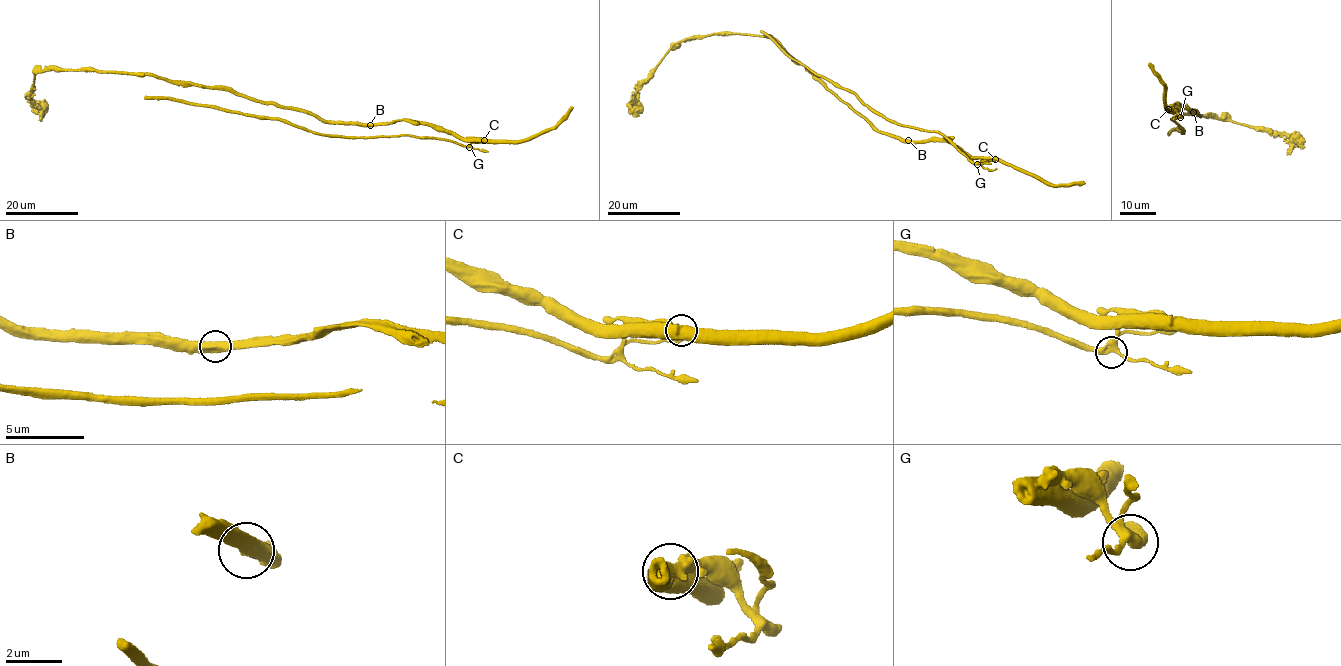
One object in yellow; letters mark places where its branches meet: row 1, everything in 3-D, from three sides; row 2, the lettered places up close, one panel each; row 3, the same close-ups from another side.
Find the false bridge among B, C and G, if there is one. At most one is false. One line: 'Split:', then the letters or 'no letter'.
Split: C

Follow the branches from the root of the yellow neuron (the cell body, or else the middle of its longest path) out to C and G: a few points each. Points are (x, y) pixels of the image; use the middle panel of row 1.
C: (907, 142), (947, 140), (972, 157), (995, 159)
G: (907, 142), (949, 140), (972, 157), (984, 160), (977, 164)

